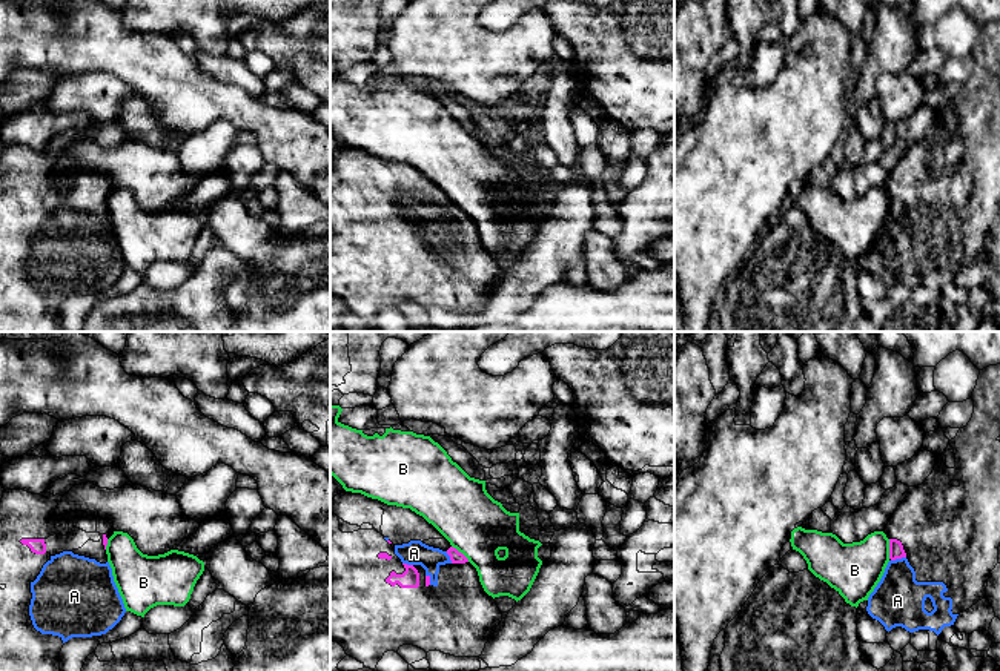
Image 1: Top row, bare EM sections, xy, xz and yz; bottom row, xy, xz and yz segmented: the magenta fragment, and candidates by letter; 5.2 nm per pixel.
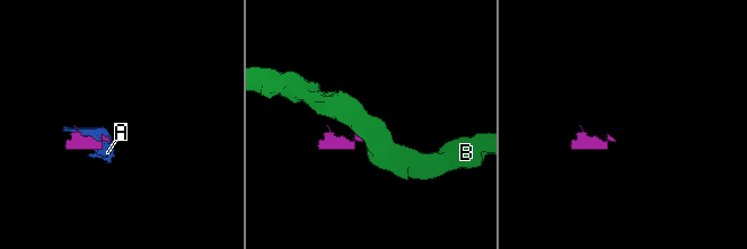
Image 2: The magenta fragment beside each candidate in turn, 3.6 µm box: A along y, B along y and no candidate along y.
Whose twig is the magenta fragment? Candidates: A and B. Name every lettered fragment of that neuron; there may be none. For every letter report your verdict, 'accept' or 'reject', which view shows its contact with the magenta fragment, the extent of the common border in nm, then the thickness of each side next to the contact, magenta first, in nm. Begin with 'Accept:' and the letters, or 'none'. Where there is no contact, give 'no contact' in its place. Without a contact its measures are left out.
Accept: A
A: accept; meets magenta in yz; contact 80 nm long; 80 nm thick on the magenta side, 280 nm on the other
B: reject; meets magenta in yz; contact 100 nm long; 80 nm thick on the magenta side, 280 nm on the other

